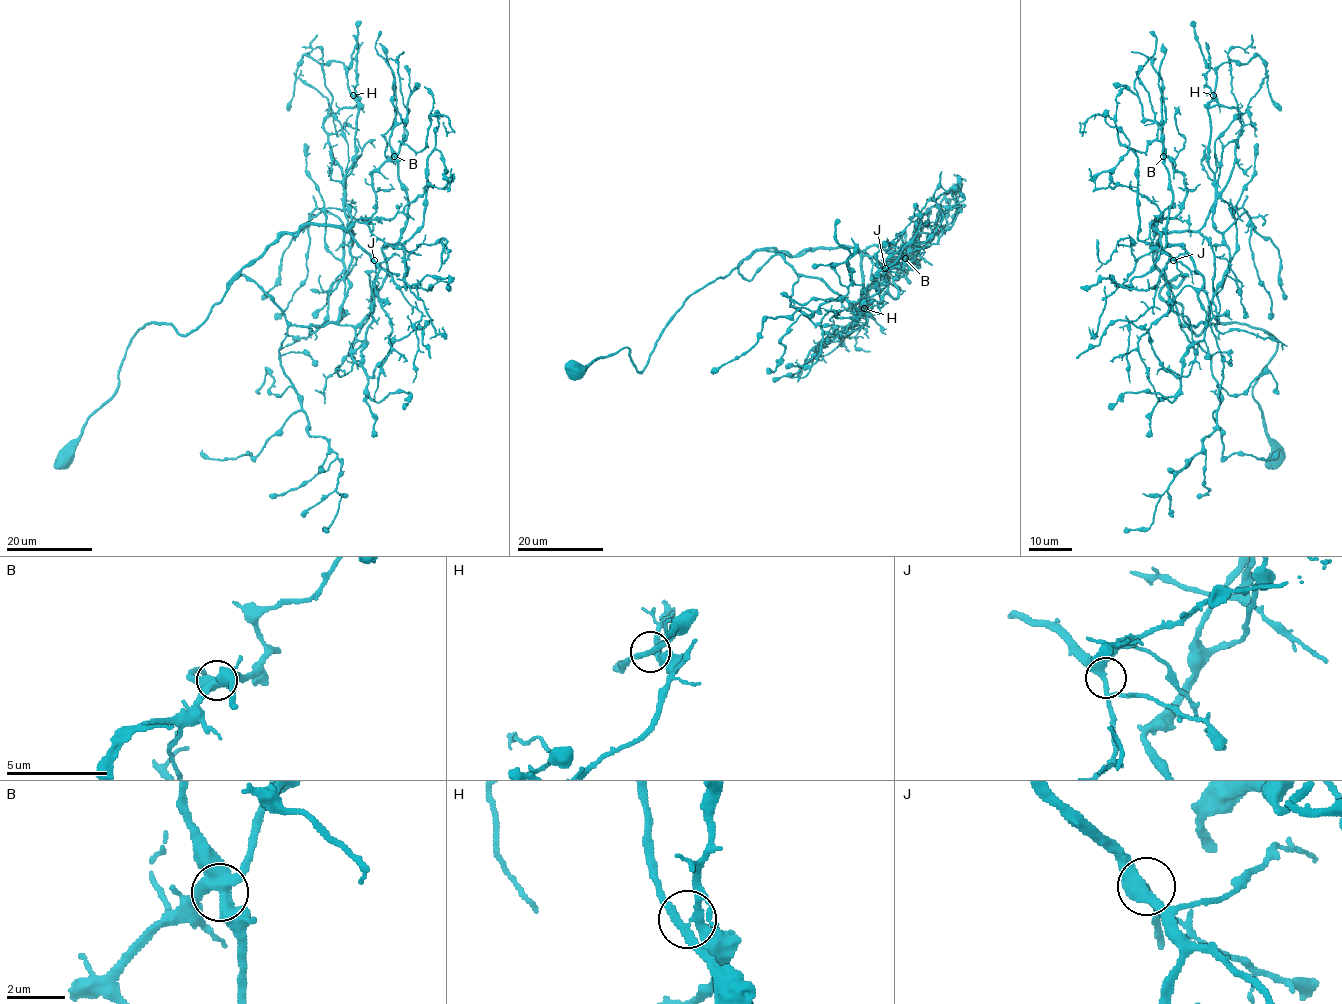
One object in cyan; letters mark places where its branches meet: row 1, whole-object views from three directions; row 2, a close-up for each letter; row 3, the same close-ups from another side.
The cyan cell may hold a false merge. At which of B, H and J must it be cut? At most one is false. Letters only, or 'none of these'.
none of these

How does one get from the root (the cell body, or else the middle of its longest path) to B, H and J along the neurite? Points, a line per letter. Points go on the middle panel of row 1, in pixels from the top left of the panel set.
B: (574, 371), (627, 348), (640, 372), (683, 302), (754, 251), (801, 256), (853, 246), (885, 281), (905, 258)
H: (574, 371), (627, 348), (640, 372), (683, 302), (754, 251), (852, 246), (854, 310), (864, 308)
J: (574, 371), (627, 348), (640, 372), (683, 302), (754, 251), (801, 256), (818, 247), (853, 246), (885, 268)

